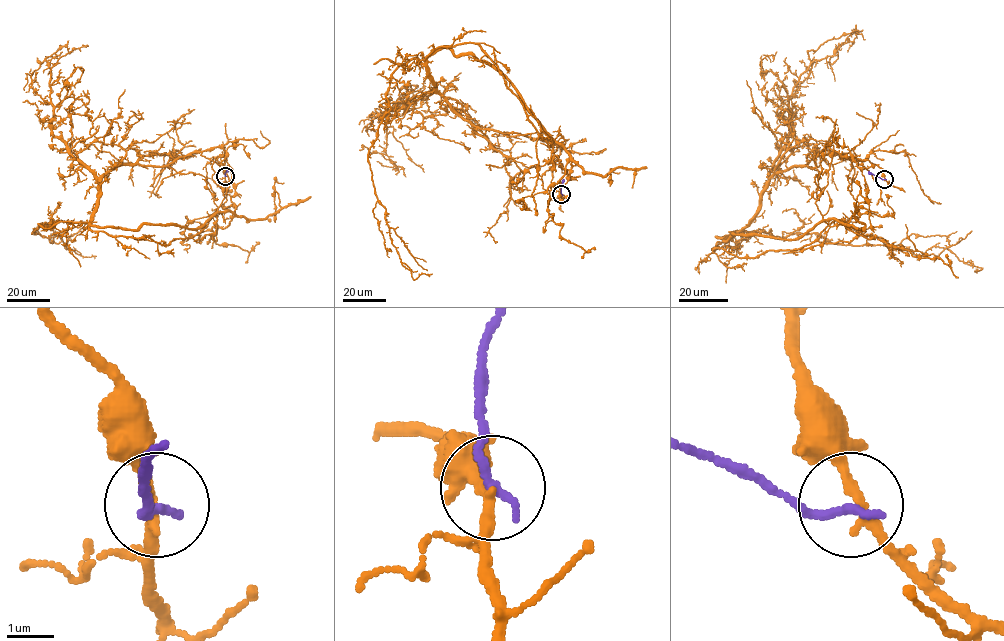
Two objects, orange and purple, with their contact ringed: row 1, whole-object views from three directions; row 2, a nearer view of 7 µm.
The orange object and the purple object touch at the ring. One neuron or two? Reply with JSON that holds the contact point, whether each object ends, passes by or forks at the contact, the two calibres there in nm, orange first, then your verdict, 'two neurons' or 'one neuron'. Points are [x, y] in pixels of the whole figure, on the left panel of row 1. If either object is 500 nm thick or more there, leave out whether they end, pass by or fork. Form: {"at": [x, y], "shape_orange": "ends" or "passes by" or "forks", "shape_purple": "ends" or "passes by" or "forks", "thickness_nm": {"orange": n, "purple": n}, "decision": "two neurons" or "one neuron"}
{"at": [225, 176], "shape_orange": "passes by", "shape_purple": "ends", "thickness_nm": {"orange": 240, "purple": 240}, "decision": "two neurons"}

